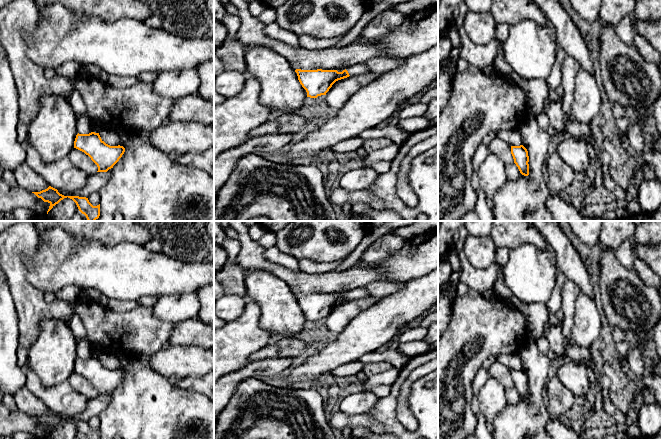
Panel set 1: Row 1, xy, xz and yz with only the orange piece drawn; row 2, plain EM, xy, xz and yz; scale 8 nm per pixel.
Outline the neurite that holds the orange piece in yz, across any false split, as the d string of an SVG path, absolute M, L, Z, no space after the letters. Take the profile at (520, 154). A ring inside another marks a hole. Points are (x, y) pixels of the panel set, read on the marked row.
M511 146L511 154L514 159L514 163L518 167L520 173L524 176L529 175L529 156L527 149L523 146Z

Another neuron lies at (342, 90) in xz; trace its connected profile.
M370 71L336 81L325 95L327 104L341 109L355 93L374 82L378 76L379 74Z

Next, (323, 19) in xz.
M288 0L275 9L276 22L296 35L308 35L317 39L344 36L361 19L369 6L369 0Z

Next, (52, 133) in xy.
M55 95L44 96L41 99L41 108L35 119L28 125L26 142L39 154L44 162L53 162L68 157L74 148L77 132L77 116L68 99Z

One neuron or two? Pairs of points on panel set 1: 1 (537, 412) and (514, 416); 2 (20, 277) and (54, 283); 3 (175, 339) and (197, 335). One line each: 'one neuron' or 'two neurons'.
1: one neuron
2: two neurons
3: one neuron

